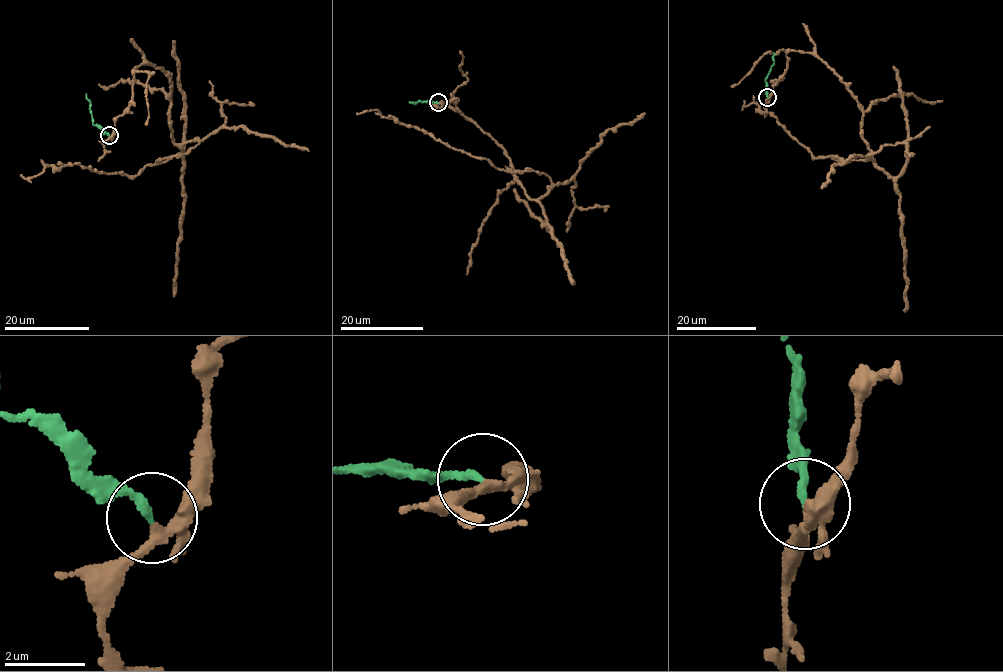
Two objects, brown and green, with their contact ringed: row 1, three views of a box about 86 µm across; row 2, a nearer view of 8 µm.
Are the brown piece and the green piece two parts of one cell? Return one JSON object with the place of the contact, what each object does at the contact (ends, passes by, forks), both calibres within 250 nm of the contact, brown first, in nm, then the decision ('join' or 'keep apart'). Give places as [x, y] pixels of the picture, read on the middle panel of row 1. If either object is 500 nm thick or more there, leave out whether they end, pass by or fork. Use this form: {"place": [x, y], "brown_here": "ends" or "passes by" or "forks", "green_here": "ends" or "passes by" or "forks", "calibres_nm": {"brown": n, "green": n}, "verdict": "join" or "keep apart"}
{"place": [438, 102], "brown_here": "forks", "green_here": "ends", "calibres_nm": {"brown": 170, "green": 180}, "verdict": "keep apart"}

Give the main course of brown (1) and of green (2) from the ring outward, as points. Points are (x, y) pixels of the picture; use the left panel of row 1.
1: (109, 136), (134, 68), (148, 62), (169, 77), (171, 137), (199, 143), (133, 177), (76, 163), (20, 174)
2: (109, 136), (92, 123), (86, 93)

